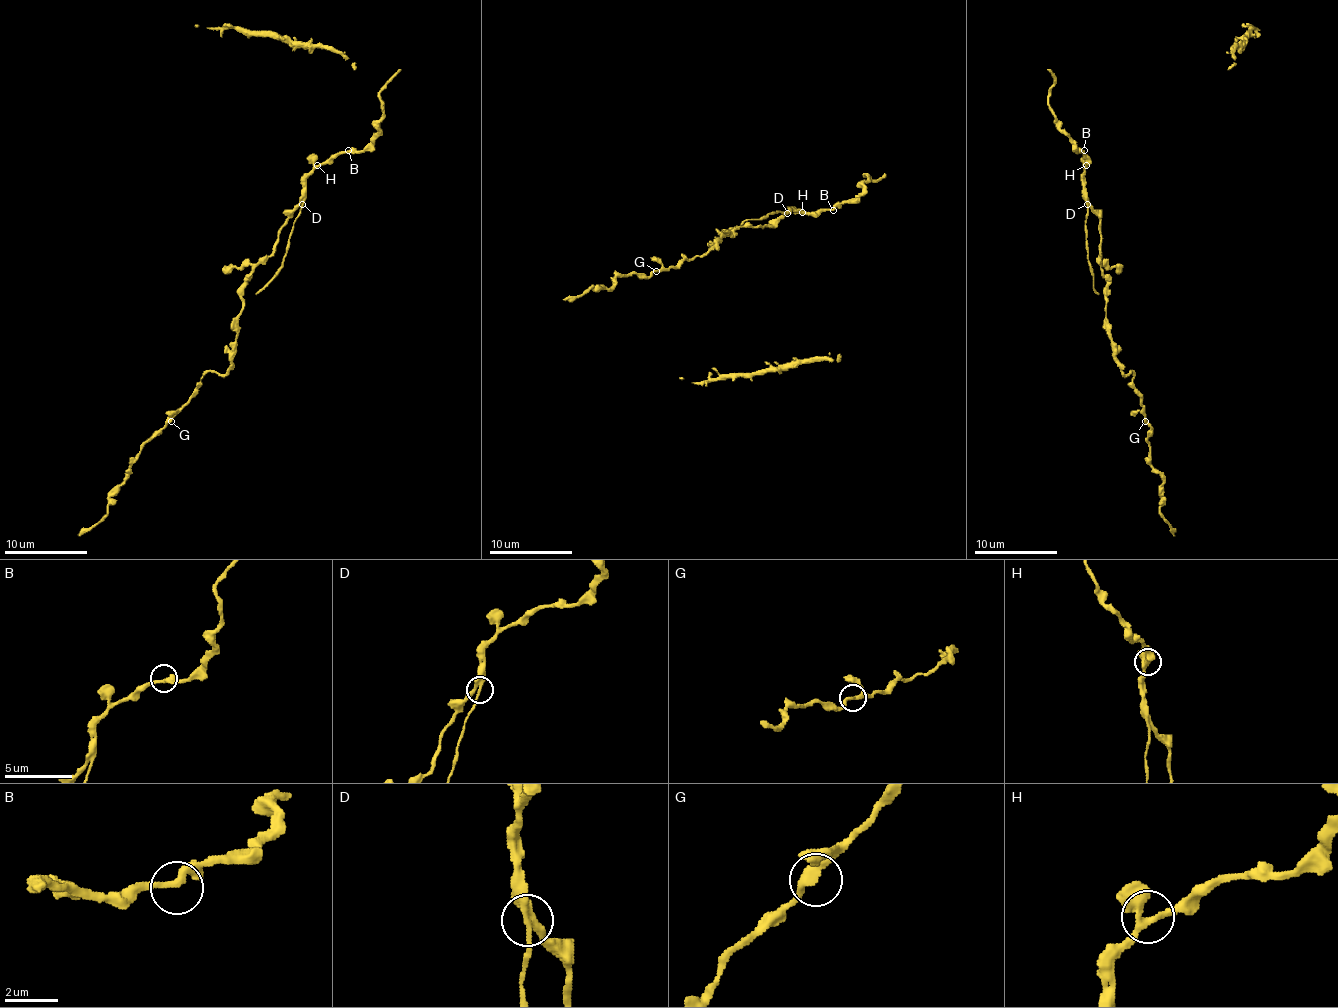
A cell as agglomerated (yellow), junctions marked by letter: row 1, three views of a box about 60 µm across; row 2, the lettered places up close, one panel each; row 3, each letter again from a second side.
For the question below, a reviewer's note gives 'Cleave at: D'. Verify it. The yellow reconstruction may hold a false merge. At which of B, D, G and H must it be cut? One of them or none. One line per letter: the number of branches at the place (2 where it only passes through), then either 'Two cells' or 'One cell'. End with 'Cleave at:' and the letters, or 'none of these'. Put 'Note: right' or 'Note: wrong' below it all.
B: Branches: 3. One cell
D: Branches: 3. Two cells
G: Branches: 2. One cell
H: Branches: 3. One cell
Cleave at: D
Note: right

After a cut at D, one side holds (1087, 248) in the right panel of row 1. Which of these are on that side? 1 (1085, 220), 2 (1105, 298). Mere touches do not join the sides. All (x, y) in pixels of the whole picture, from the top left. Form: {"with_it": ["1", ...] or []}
{"with_it": ["1"]}

